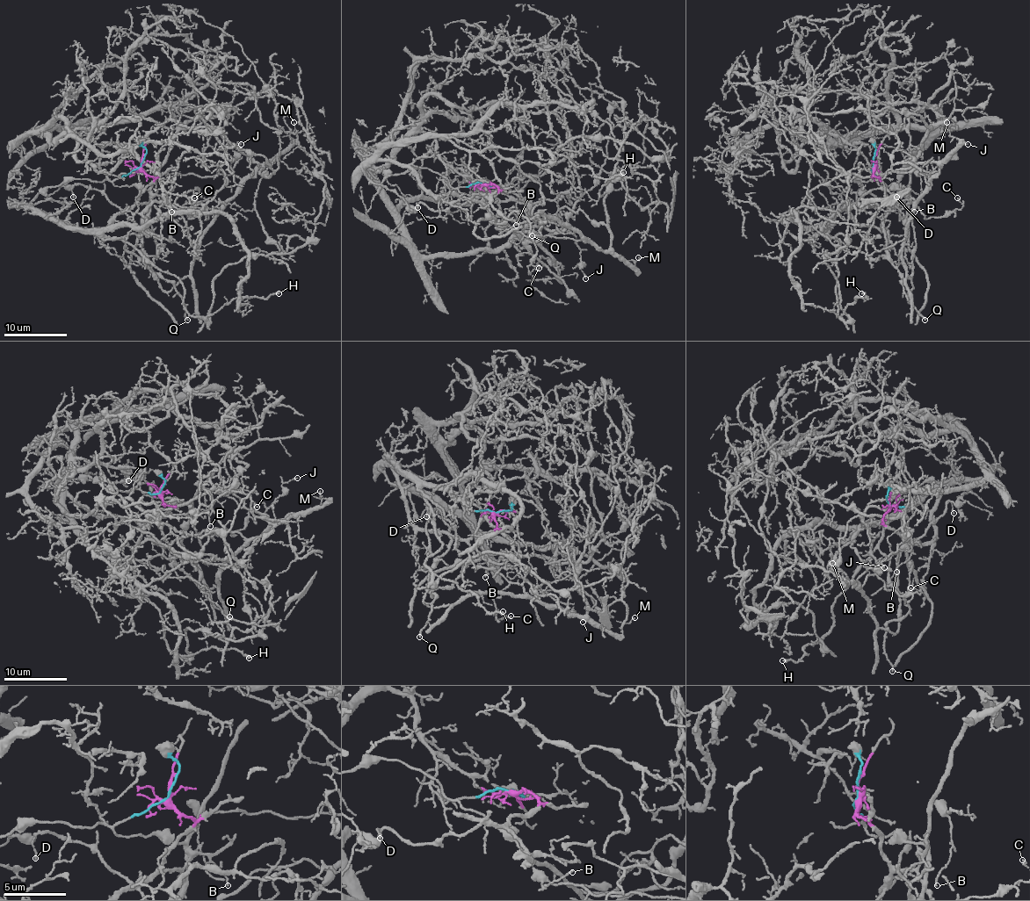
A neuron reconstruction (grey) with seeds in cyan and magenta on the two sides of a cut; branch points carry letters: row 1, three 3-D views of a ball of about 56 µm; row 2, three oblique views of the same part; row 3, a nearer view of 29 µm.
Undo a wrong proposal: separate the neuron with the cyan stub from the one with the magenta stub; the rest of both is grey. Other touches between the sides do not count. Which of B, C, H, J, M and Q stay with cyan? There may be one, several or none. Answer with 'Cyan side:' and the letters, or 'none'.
Cyan side: B, C, J, M

